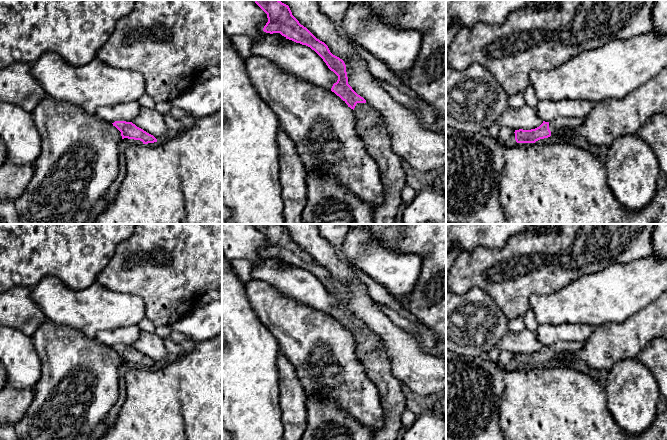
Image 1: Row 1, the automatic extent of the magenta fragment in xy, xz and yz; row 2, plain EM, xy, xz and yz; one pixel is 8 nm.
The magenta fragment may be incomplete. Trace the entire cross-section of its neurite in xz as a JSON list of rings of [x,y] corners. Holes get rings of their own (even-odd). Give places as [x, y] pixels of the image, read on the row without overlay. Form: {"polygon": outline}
{"polygon": [[[280,224],[254,225],[267,238],[268,246],[263,252],[264,256],[280,257],[286,263],[310,271],[338,300],[331,315],[353,334],[356,356],[363,365],[368,379],[379,391],[383,424],[373,440],[397,440],[397,435],[403,427],[401,416],[406,409],[406,399],[401,381],[392,374],[391,362],[382,341],[348,308],[344,285],[333,279],[324,266],[301,249],[292,239],[288,229]]]}

